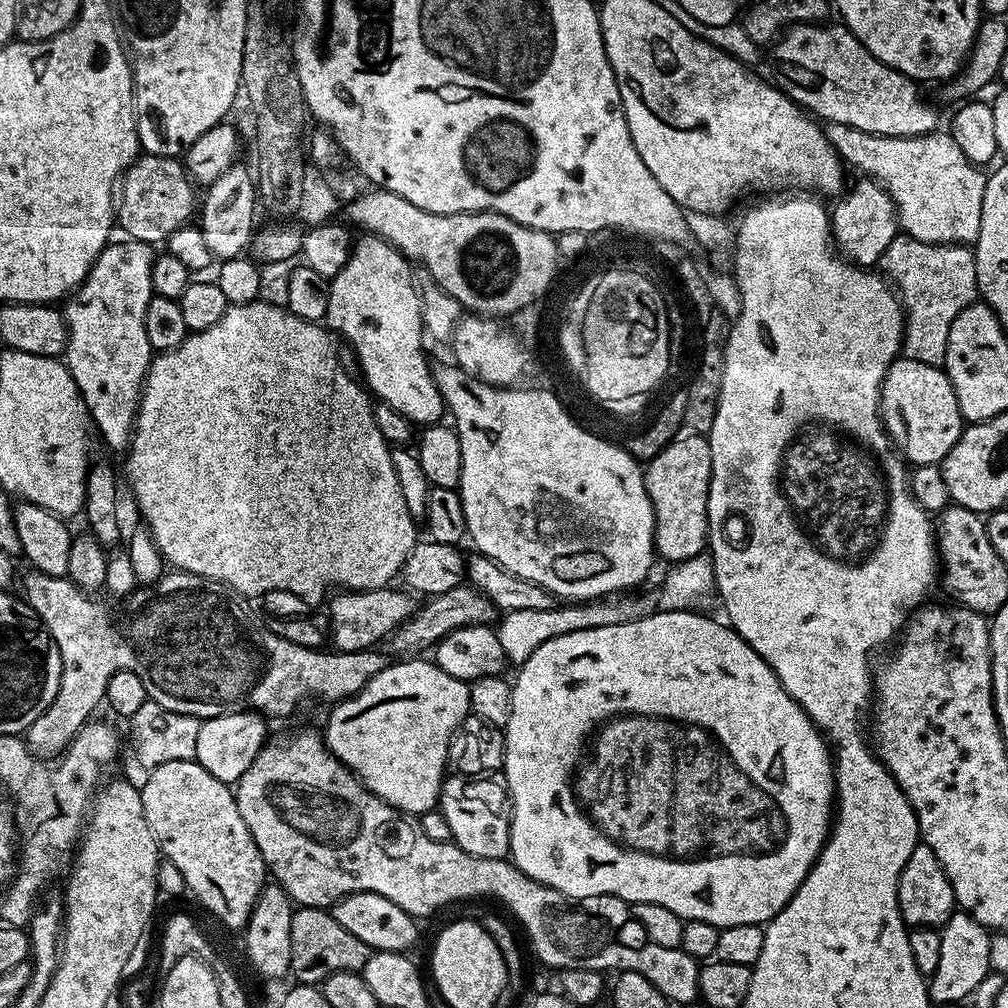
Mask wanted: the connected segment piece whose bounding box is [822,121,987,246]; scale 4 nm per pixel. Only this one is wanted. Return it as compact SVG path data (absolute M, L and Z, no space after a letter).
M825 121L822 127L826 134L827 141L834 146L835 152L838 153L841 161L844 161L850 168L851 166L856 168L860 171L861 175L880 183L890 194L891 200L894 202L896 208L897 223L905 235L915 238L916 241L930 242L931 244L955 243L968 246L976 242L978 230L981 229L982 199L985 194L987 175L983 169L972 164L969 159L966 158L962 150L959 149L958 144L954 142L951 133L944 132L944 134L942 134L941 131L937 130L920 136L880 136L872 135L869 132L864 132L862 130L854 130L853 127L848 127L838 122Z

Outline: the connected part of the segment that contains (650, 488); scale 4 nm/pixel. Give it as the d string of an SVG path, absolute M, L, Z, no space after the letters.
M680 434L643 469L644 485L654 510L656 551L661 561L694 558L705 551L708 542L708 491L712 459L707 435Z

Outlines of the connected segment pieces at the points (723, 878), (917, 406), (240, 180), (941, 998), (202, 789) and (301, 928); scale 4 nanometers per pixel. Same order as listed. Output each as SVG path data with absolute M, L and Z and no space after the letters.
M656 612L646 620L638 622L626 622L617 628L607 628L598 626L594 630L574 630L574 634L563 636L562 638L550 638L550 642L542 642L530 658L526 658L524 664L519 665L520 672L512 684L512 705L510 706L510 718L504 725L504 766L502 769L502 780L508 789L510 797L510 815L512 817L512 829L510 830L511 863L522 870L534 882L550 886L570 898L590 898L591 896L616 896L619 900L634 904L657 904L666 906L666 910L674 910L674 914L698 922L708 922L717 926L727 926L729 924L758 924L767 925L768 921L775 916L794 898L798 886L810 874L818 854L824 849L824 844L828 840L830 825L834 819L834 801L836 798L836 777L834 775L834 756L830 751L821 731L812 723L812 719L804 715L802 706L790 698L790 694L784 692L782 682L770 670L766 661L749 646L736 631L727 623L719 624L716 620L711 620L711 615L694 612Z
M897 358L886 370L884 384L880 387L880 419L883 421L889 440L902 453L909 465L940 464L950 450L954 450L954 442L964 432L966 421L962 410L958 410L958 398L954 398L954 386L950 386L950 378L943 367L926 362L914 362L907 358Z
M237 162L232 165L222 178L218 178L213 184L207 185L202 196L202 205L198 210L198 227L202 237L206 240L206 247L212 257L223 262L235 256L245 255L249 251L253 241L253 235L257 231L256 210L258 211L257 181L253 173Z
M960 910L941 927L941 955L938 957L937 969L928 980L928 996L933 1005L948 1004L956 996L971 997L982 978L991 971L989 946L991 933L974 919L973 916Z
M195 760L162 762L162 766L147 773L144 784L139 785L142 808L146 821L156 839L159 855L174 862L182 873L184 887L196 895L196 900L212 916L217 916L228 928L243 929L256 905L256 899L266 883L264 859L250 834L242 814L238 814L235 791L229 785L218 782L210 770Z
M297 907L290 922L290 972L297 976L304 986L319 985L328 976L336 972L363 973L366 962L371 958L373 949L362 942L362 938L354 938L350 930L338 926L331 911L323 908Z

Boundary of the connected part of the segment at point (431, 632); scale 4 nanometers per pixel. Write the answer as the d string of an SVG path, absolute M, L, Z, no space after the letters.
M465 582L459 584L454 590L446 590L446 594L429 596L417 607L402 626L398 626L386 641L386 648L393 657L408 658L413 654L424 654L433 646L440 643L446 634L450 634L459 628L465 628L467 624L495 625L498 620L498 610L487 600L481 592L477 592L471 584Z

